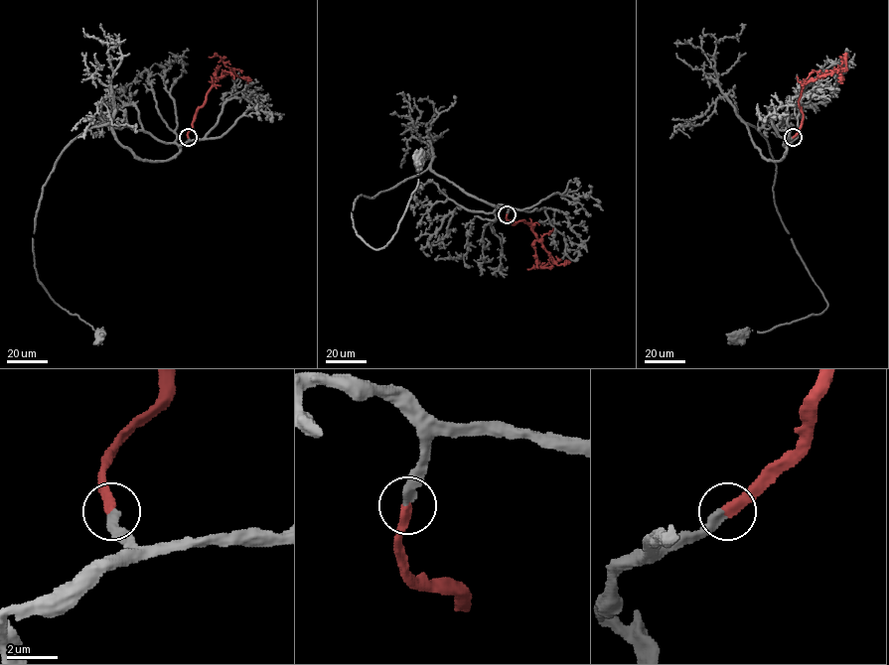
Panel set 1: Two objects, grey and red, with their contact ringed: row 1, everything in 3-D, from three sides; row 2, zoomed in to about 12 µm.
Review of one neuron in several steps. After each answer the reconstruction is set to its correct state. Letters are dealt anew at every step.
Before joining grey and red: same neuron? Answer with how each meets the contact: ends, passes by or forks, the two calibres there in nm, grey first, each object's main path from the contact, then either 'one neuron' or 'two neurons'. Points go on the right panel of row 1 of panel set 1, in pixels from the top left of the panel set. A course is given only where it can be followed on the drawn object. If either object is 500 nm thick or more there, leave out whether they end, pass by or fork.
grey ends | red ends | 380/400 nm | grey via (793, 137), (781, 159), (770, 161), (747, 123), (767, 140), (776, 166), (777, 211), (827, 308), (740, 335) | red via (793, 137), (799, 132), (803, 117), (799, 103), (801, 88), (810, 81), (844, 67), (847, 57) | one neuron

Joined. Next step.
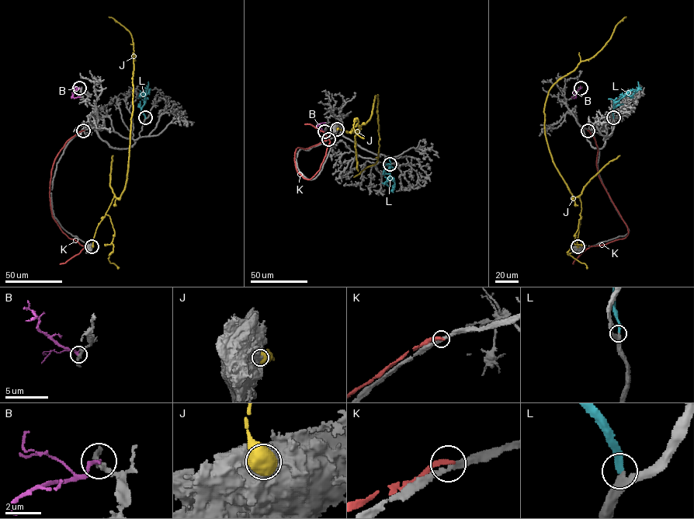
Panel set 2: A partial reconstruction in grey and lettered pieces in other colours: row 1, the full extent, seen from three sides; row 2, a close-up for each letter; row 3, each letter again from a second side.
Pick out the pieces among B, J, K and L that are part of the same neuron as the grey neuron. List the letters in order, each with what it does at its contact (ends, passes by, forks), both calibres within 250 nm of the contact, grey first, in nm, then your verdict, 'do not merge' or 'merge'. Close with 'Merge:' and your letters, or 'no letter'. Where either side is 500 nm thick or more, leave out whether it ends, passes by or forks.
B: it ends | 240/260 nm | do not merge
J: 650/800 nm | do not merge
K: it ends | 240/300 nm | do not merge
L: it ends | 300/320 nm | merge
Merge: L

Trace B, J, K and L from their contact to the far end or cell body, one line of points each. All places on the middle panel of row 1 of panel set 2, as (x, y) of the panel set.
B: (324, 131), (317, 127), (324, 122)
J: (337, 128), (356, 132), (369, 119), (377, 95), (377, 160), (354, 177)
K: (328, 139), (296, 149), (295, 165), (304, 179), (310, 179), (320, 169), (330, 142), (323, 132), (304, 124)
L: (390, 164), (386, 164), (389, 165), (390, 175), (394, 182), (393, 189)

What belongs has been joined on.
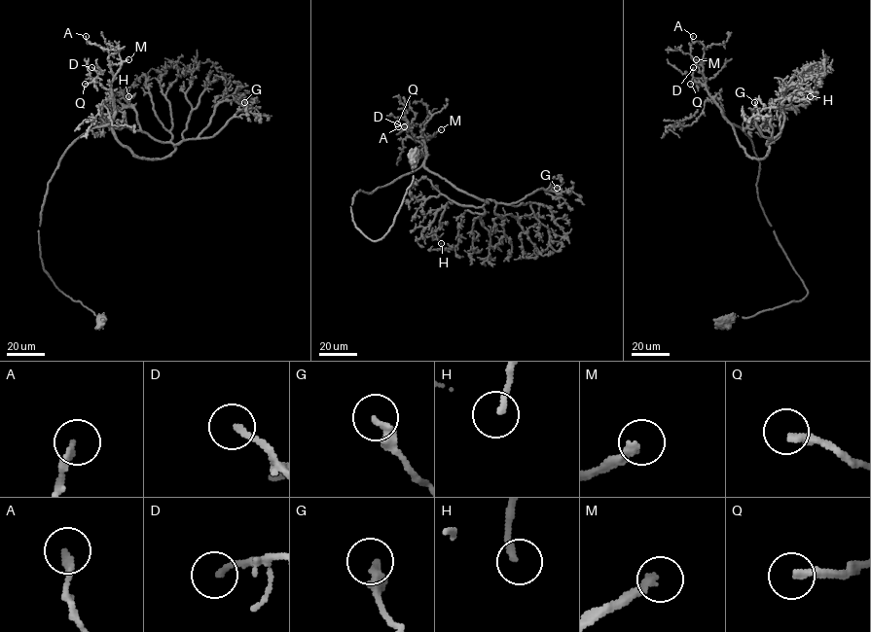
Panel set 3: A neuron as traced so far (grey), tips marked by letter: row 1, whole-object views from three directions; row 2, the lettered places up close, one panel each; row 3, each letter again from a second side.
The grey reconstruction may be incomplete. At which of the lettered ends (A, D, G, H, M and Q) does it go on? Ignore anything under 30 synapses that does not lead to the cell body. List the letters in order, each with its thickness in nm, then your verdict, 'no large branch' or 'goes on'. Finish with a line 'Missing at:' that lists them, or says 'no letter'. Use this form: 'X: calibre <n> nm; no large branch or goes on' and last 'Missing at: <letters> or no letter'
A: calibre 200 nm; no large branch
D: calibre 190 nm; no large branch
G: calibre 320 nm; no large branch
H: calibre 190 nm; no large branch
M: calibre 240 nm; no large branch
Q: calibre 260 nm; goes on
Missing at: Q

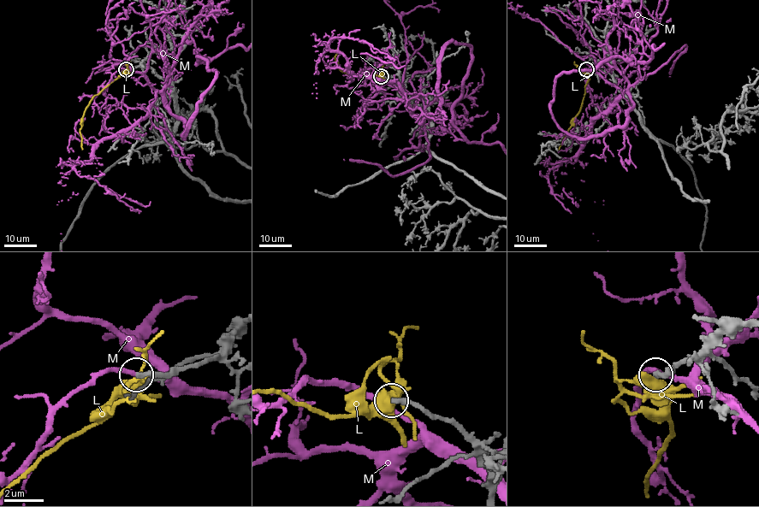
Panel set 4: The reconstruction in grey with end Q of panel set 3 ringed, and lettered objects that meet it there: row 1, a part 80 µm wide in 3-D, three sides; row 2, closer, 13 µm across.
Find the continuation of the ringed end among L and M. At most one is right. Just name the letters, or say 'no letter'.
no letter

